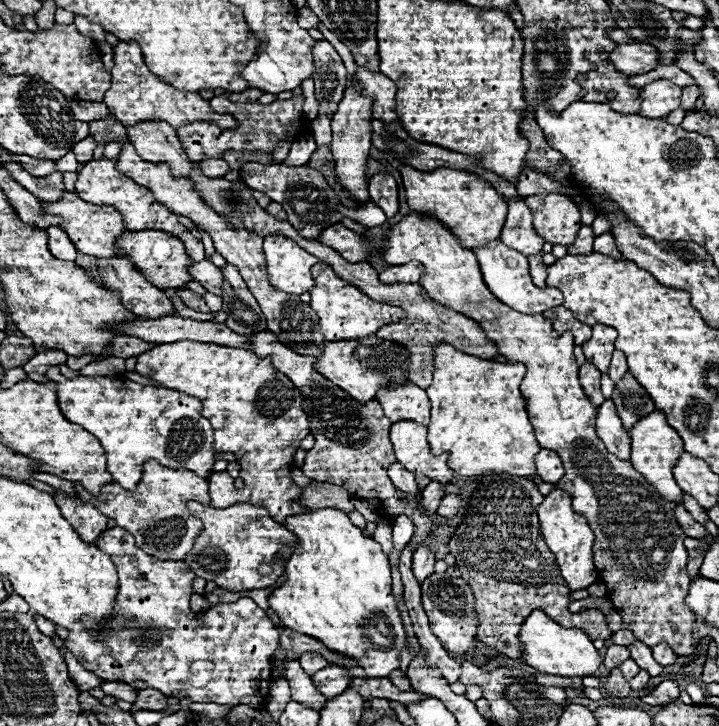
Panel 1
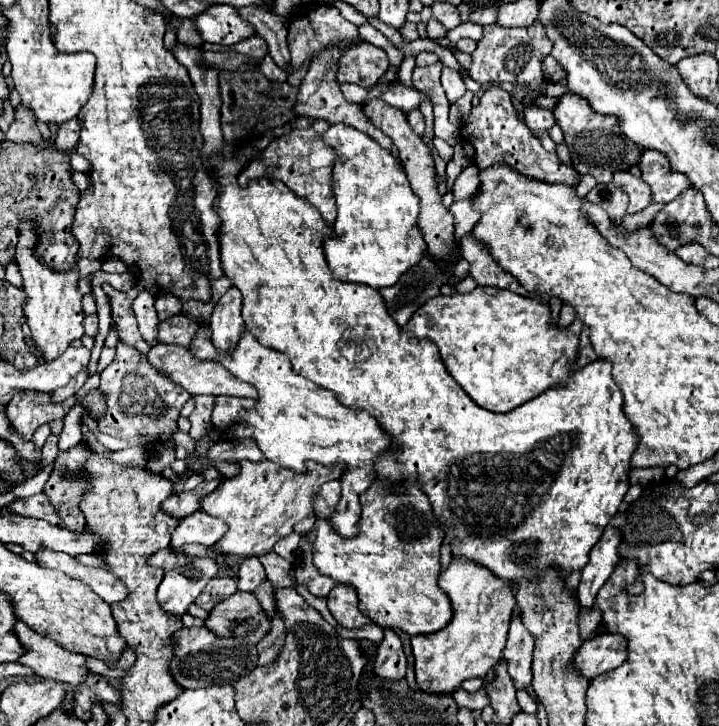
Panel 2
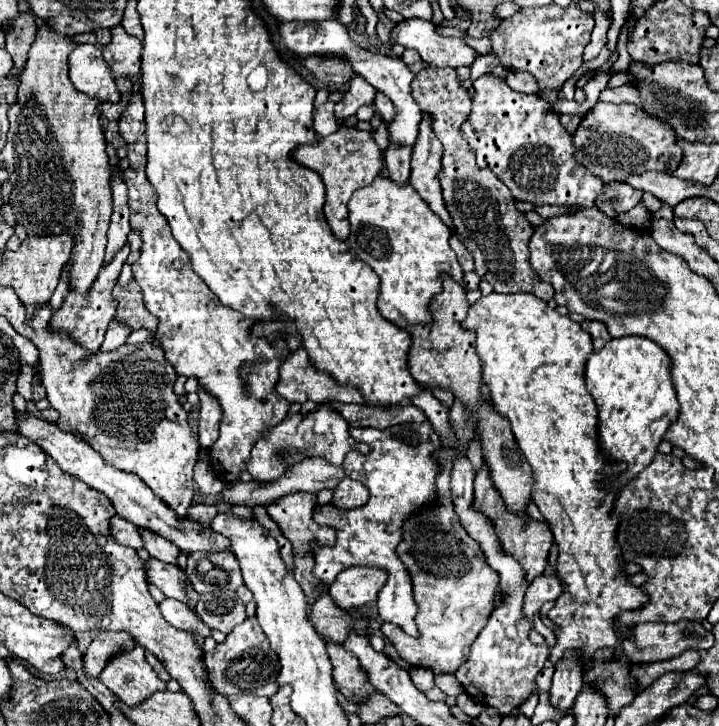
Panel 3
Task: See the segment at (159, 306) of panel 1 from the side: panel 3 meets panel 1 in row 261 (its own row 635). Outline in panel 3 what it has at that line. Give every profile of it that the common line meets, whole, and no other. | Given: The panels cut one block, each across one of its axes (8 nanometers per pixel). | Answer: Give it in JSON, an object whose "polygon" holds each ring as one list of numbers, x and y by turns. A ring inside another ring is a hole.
{"polygon":[[100,632,92,644,88,646,86,654,84,654,84,668,82,672,86,676,98,676,102,672,102,668,106,666,106,662,118,652,118,650,126,650,132,648,132,644,136,644,130,636,126,636,124,632]]}

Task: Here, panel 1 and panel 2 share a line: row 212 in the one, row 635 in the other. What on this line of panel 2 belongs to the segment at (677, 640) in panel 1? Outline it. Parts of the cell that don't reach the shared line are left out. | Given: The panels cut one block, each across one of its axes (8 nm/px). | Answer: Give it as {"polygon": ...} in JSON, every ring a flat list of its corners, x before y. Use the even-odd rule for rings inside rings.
{"polygon":[[376,480,364,494,360,534,356,538,342,538,330,528,328,520,318,520,306,537,314,544,314,564,320,574,330,576,338,584,352,584,360,598,360,612,366,614,374,624,392,630,398,628,410,636,418,636,438,632,452,620,450,600,438,586,440,546,444,540,444,530,436,520,432,504,418,482,408,480,396,488,386,488,380,480]]}

